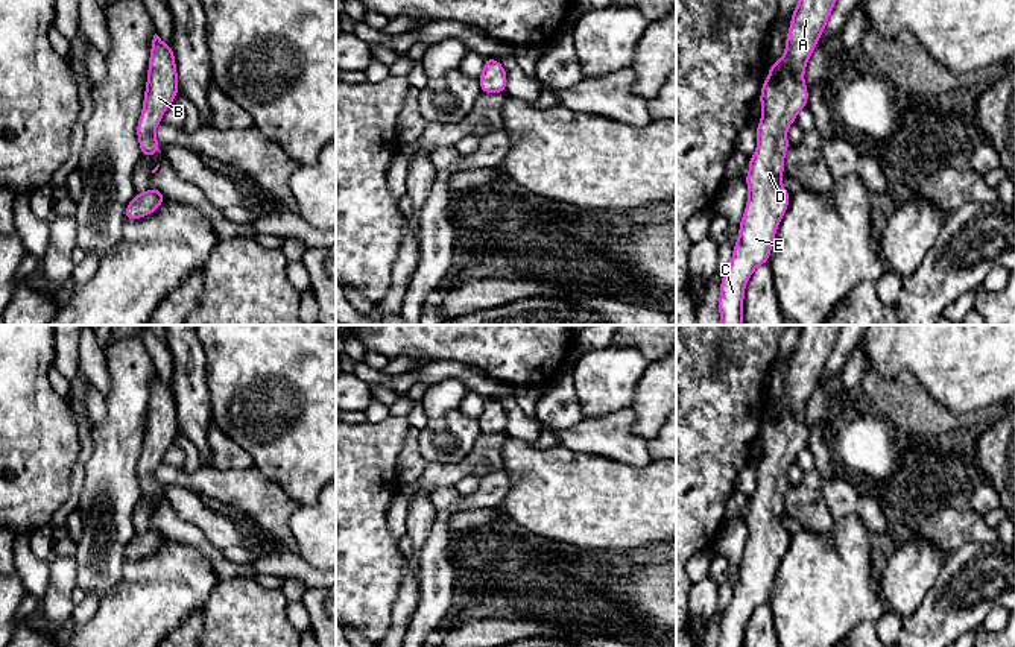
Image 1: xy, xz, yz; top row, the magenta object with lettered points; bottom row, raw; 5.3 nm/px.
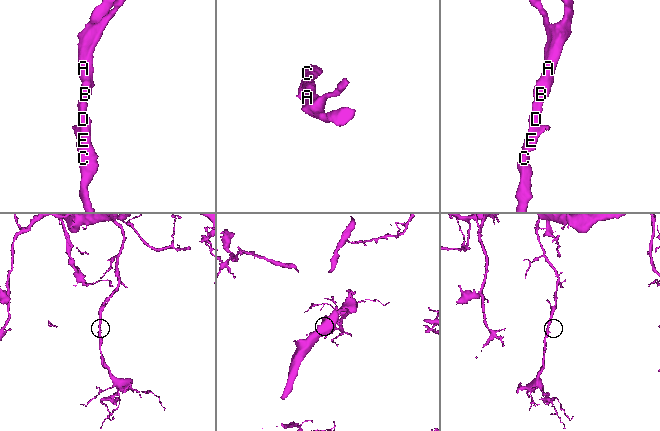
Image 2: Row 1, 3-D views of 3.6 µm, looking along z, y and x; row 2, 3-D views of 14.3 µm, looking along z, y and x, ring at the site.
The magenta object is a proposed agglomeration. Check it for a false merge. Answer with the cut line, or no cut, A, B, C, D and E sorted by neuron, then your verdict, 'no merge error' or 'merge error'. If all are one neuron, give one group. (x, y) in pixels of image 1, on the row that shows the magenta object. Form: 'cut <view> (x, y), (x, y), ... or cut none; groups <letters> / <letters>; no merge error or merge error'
cut none; groups A B C D E; no merge error

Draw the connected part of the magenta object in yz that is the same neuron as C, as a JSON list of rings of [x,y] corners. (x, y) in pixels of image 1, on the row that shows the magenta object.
[[[799,0],[792,12],[792,21],[786,38],[784,55],[769,65],[769,77],[763,80],[760,103],[761,120],[757,125],[757,150],[749,156],[749,172],[745,176],[748,184],[748,204],[738,223],[740,232],[732,249],[732,260],[723,272],[719,296],[719,314],[722,325],[743,325],[743,301],[746,282],[754,270],[767,263],[770,248],[775,241],[776,228],[789,208],[790,194],[783,187],[784,156],[790,146],[787,129],[796,120],[796,114],[807,106],[808,90],[804,71],[836,0]]]

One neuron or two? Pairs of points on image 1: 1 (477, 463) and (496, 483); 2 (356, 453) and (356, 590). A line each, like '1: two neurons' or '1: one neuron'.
1: two neurons
2: one neuron

